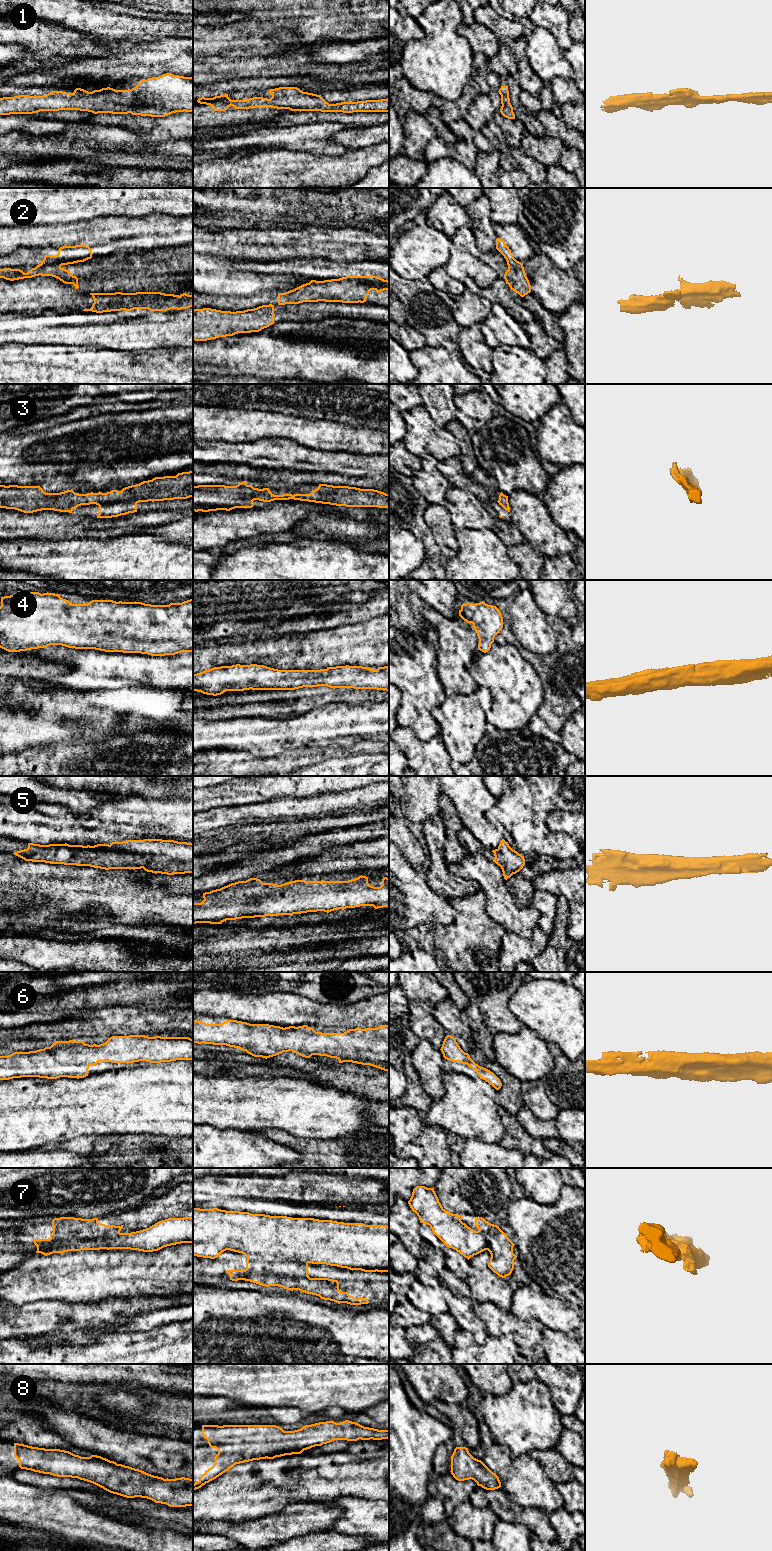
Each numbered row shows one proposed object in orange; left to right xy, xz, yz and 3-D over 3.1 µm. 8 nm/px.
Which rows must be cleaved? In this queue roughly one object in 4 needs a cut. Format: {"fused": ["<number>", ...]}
{"fused": ["2", "7"]}

